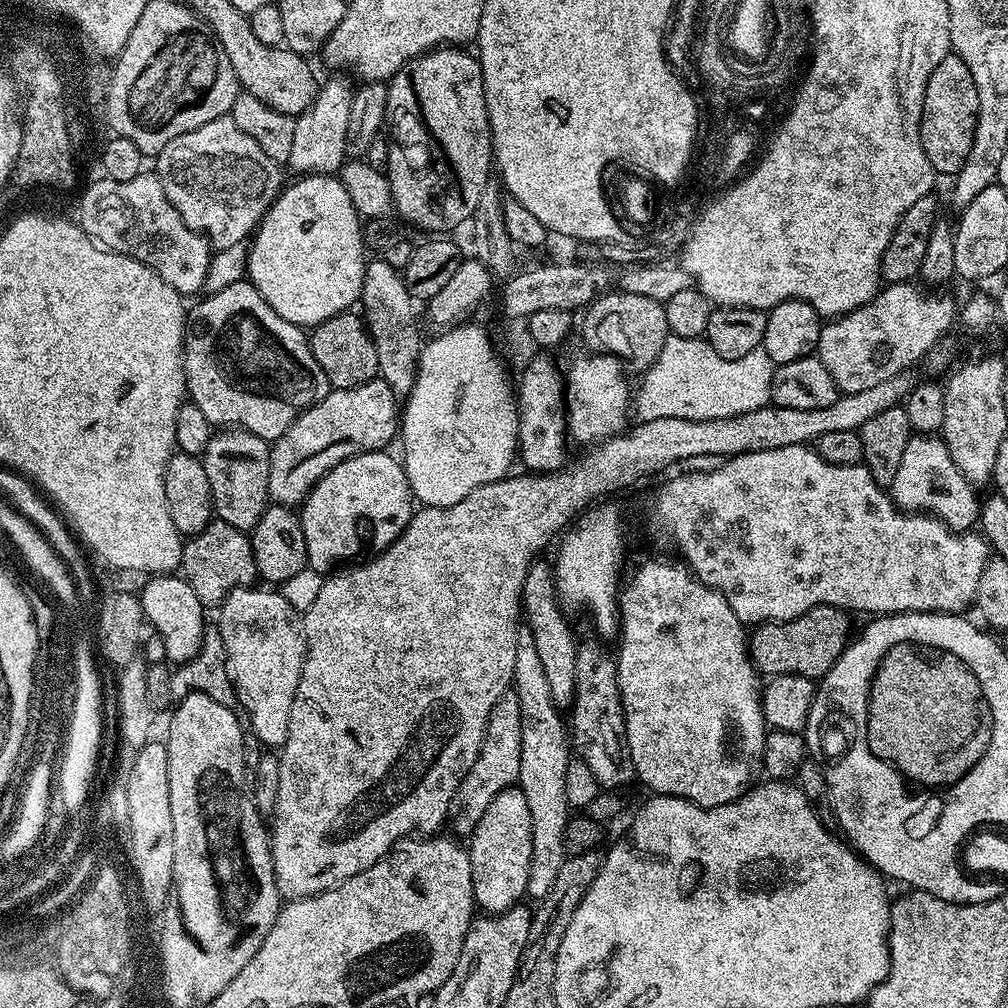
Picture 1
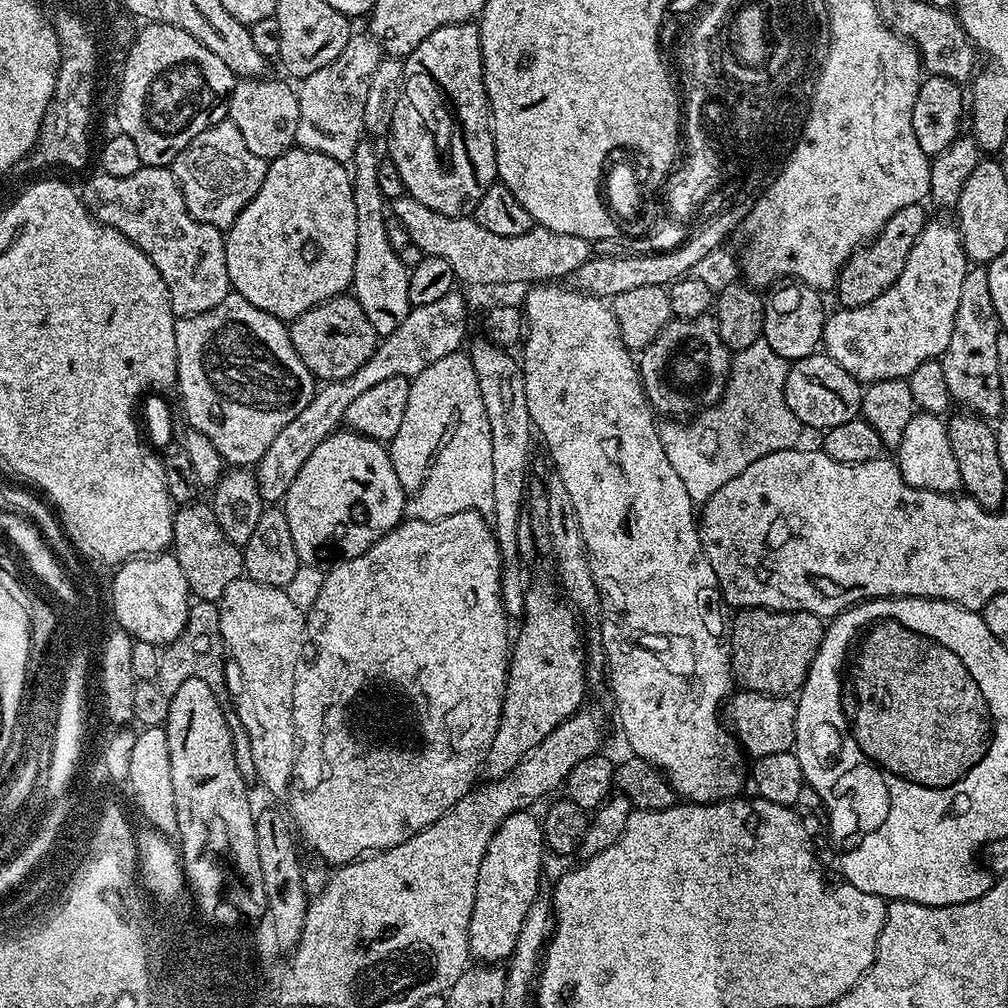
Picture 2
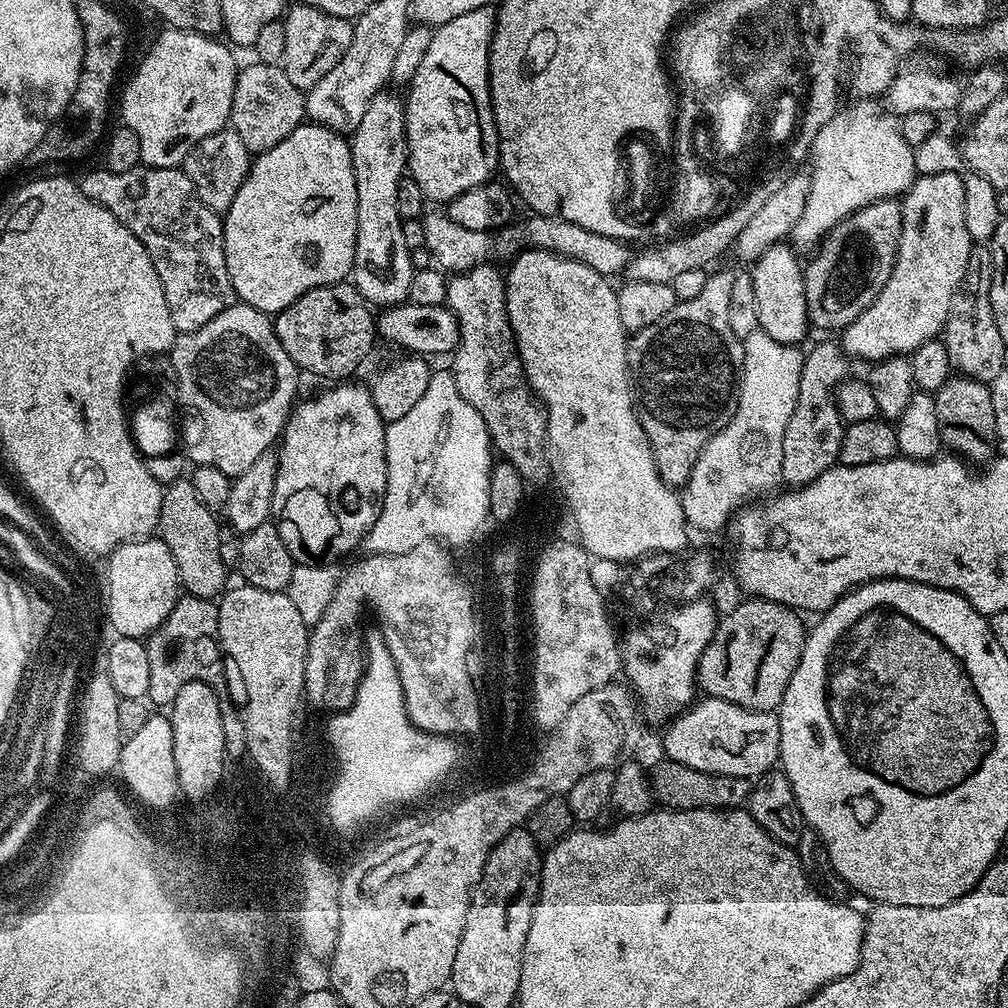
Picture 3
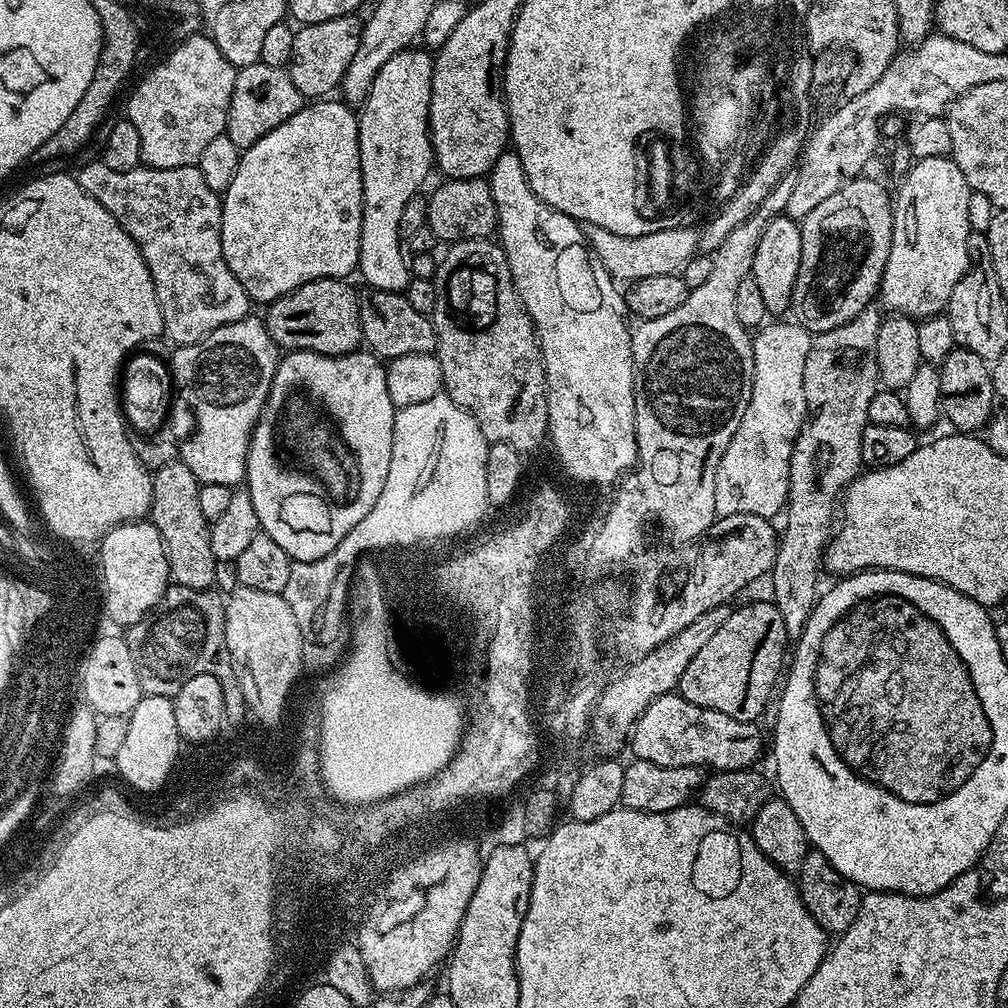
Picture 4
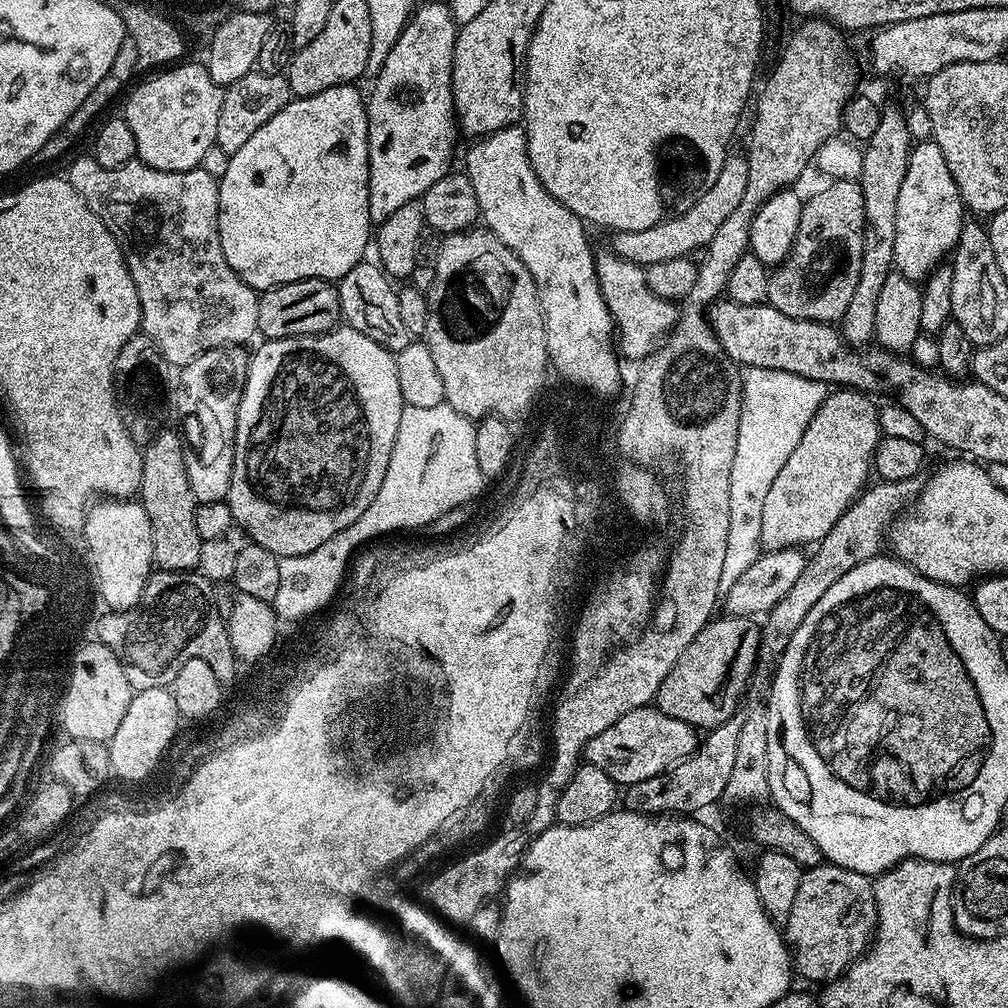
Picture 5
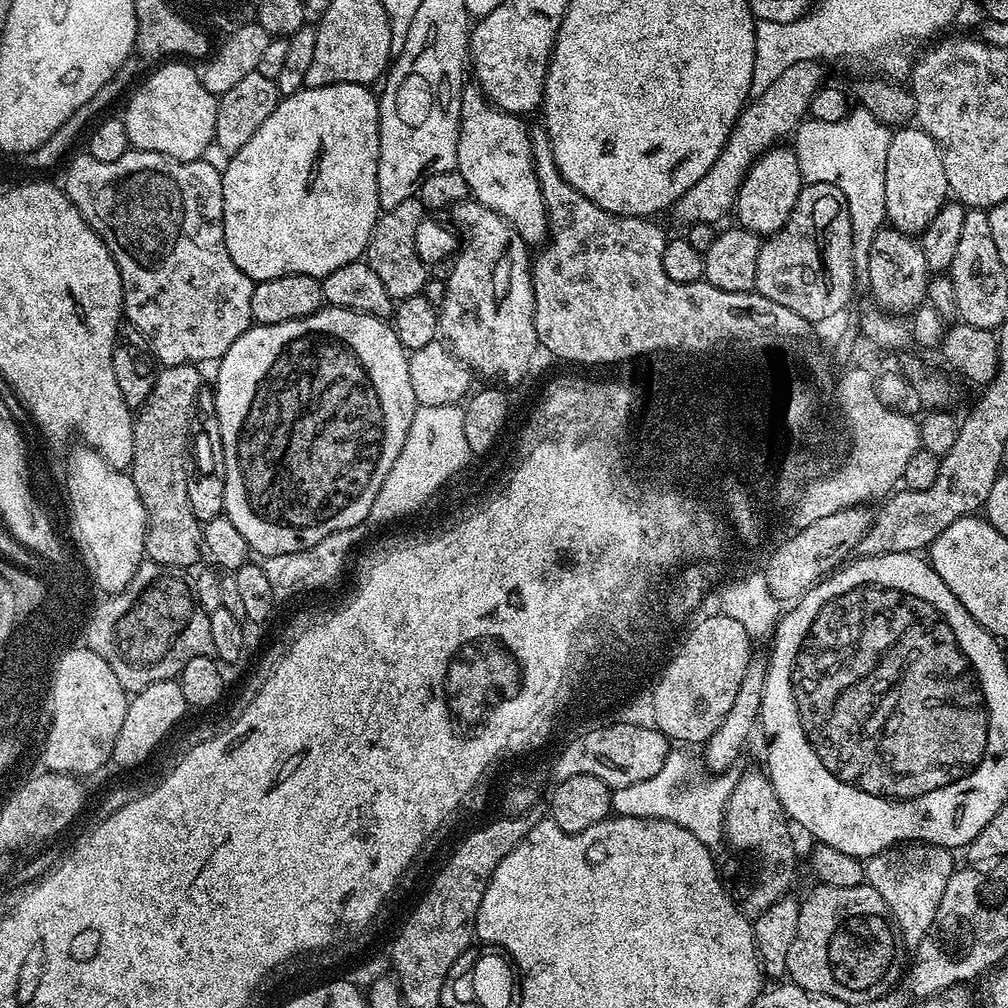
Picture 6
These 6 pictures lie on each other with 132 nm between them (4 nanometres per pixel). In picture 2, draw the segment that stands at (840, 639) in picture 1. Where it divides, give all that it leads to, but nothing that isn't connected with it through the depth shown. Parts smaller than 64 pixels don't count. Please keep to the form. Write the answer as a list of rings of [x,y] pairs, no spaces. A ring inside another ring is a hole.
[[[742,608],[735,615],[730,620],[735,683],[749,692],[771,696],[799,693],[818,654],[818,646],[824,637],[825,621],[809,612],[774,612],[770,608]]]

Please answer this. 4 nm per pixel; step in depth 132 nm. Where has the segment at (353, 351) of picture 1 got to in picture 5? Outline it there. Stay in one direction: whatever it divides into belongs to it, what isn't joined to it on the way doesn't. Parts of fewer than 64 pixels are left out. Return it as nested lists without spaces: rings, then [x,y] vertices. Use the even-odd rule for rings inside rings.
[[[299,280],[263,289],[259,293],[257,333],[264,340],[328,332],[341,323],[340,293],[335,283],[326,280]]]

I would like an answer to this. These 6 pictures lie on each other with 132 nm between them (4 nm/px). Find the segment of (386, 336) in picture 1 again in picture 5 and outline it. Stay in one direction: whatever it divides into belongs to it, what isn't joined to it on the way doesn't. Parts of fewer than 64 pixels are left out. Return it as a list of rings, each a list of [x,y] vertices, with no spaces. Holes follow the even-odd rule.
[[[447,3],[424,4],[415,9],[412,19],[402,30],[398,42],[394,42],[394,50],[386,54],[386,62],[382,66],[380,76],[371,85],[372,97],[369,95],[366,100],[368,109],[368,189],[370,190],[370,218],[373,225],[379,226],[383,220],[390,218],[394,210],[399,210],[401,206],[406,206],[406,202],[420,200],[438,178],[442,178],[453,167],[452,155],[456,152],[456,136],[458,137],[458,121],[456,118],[456,107],[452,101],[452,59],[454,58],[454,48],[456,46],[456,34],[458,25],[456,19],[452,17],[452,11],[448,9]]]

